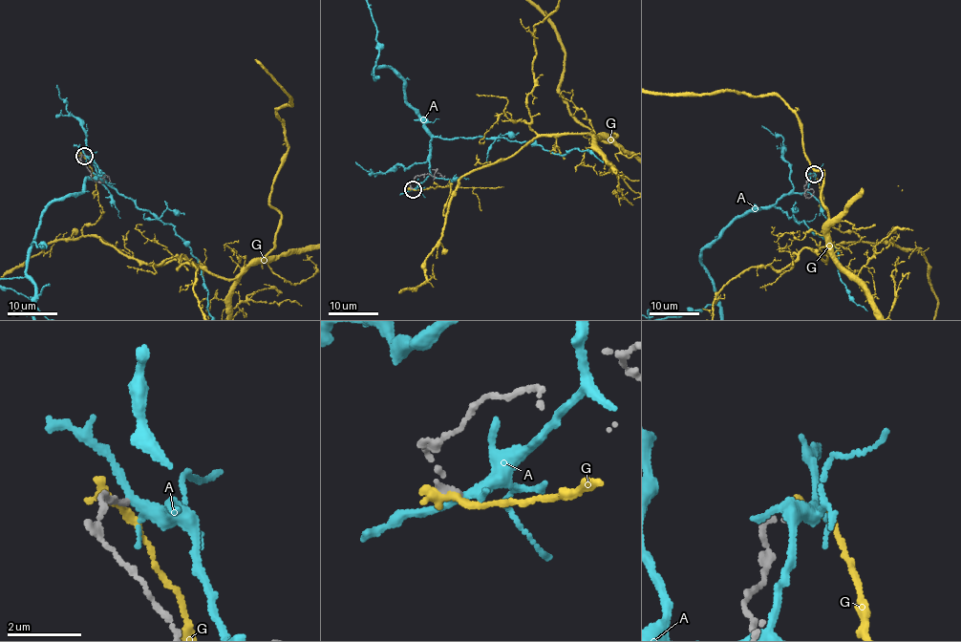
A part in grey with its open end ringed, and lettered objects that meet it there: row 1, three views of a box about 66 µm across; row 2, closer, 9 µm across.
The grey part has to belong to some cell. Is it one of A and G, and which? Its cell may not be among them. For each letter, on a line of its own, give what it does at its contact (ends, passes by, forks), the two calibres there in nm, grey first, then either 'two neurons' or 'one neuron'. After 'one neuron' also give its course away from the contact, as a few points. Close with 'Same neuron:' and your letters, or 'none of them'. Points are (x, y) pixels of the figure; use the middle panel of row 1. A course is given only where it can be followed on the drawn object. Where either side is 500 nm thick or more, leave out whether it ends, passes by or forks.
A: it forks | 100/200 nm | two neurons
G: it ends | 160/300 nm | two neurons
Same neuron: none of them

